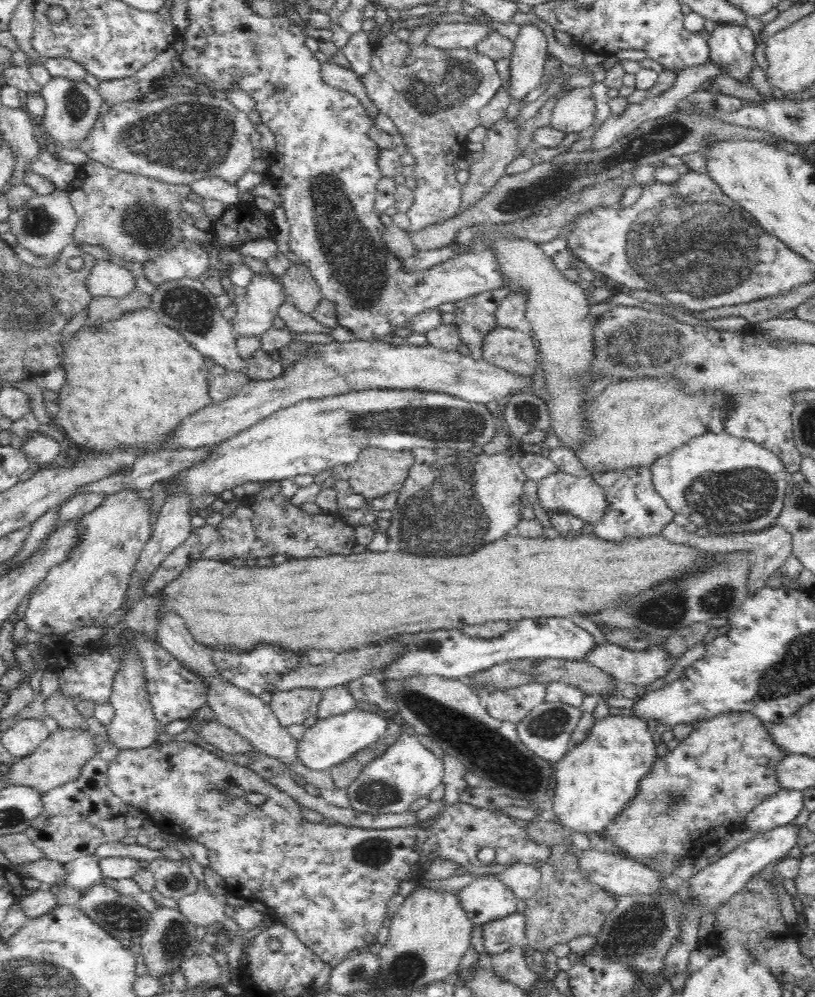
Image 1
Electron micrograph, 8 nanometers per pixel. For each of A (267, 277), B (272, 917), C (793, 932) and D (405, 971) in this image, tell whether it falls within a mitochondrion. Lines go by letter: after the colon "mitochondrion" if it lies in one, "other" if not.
A: other
B: other
C: other
D: mitochondrion

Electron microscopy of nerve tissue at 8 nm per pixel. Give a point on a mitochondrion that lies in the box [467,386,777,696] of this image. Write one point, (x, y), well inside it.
(667, 607)

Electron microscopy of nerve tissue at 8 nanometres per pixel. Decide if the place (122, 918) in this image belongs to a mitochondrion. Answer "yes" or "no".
yes

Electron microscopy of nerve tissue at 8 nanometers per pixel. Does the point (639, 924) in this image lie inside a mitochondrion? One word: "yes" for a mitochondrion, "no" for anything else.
yes

